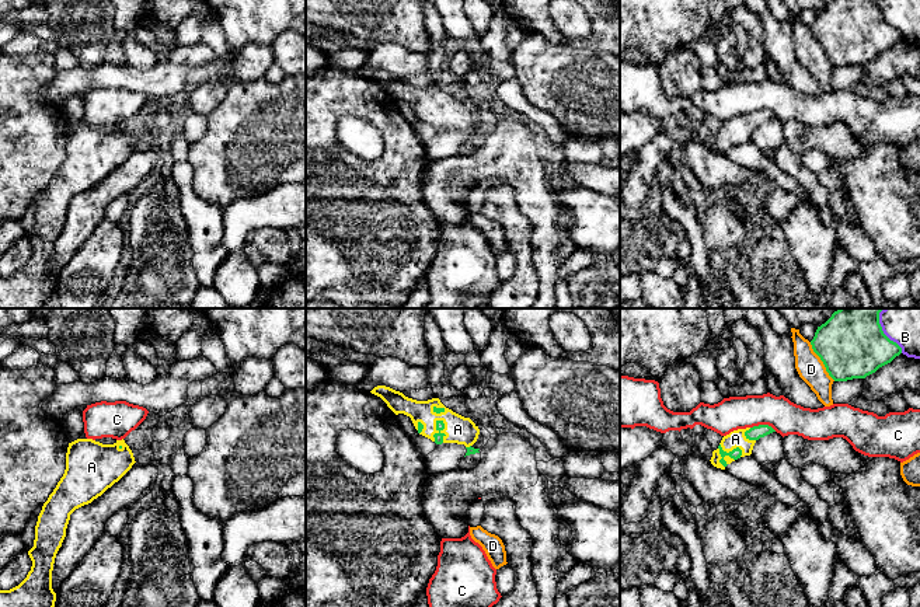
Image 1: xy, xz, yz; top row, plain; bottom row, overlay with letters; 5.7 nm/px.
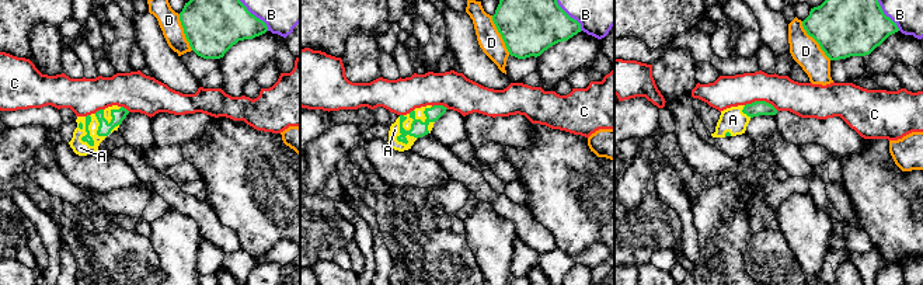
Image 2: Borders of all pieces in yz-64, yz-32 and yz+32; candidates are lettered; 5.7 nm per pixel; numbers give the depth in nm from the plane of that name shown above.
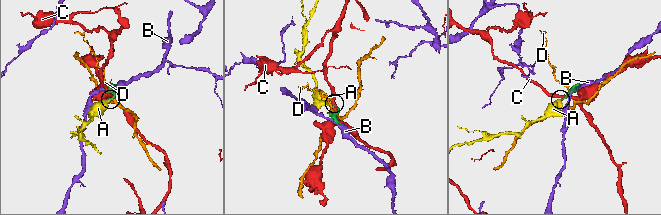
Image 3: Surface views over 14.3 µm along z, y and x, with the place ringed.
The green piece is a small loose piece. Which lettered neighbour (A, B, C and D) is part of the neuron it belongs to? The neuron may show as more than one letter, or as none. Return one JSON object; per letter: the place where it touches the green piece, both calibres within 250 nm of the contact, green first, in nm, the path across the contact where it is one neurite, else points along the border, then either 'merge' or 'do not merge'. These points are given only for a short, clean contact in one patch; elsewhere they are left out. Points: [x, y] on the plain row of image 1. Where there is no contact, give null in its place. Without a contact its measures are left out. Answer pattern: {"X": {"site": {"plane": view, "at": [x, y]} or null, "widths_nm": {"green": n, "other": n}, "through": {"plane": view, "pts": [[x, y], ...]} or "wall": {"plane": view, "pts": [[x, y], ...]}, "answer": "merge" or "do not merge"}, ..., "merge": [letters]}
{"A": {"site": {"plane": "yz", "at": [729, 138]}, "widths_nm": {"green": 60, "other": 100}, "answer": "merge"}, "B": {"site": {"plane": "yz", "at": [884, 20]}, "widths_nm": {"green": 360, "other": 180}, "answer": "do not merge"}, "C": {"site": {"plane": "yz", "at": [763, 111]}, "widths_nm": {"green": 80, "other": 190}, "answer": "do not merge"}, "D": {"site": {"plane": "yz", "at": [822, 46]}, "widths_nm": {"green": 360, "other": 160}, "wall": {"plane": "yz", "pts": [[809, 28], [825, 56], [835, 66]]}, "answer": "do not merge"}, "merge": ["A"]}

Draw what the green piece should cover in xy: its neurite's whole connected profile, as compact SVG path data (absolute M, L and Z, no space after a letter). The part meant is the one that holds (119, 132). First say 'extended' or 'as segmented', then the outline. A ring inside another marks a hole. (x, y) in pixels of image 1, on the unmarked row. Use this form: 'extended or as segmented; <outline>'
extended; M93 125L69 129L66 156L35 212L32 247L27 264L10 276L0 276L0 308L46 308L56 287L52 257L66 223L70 200L91 189L118 168L135 150L125 126L102 130Z

